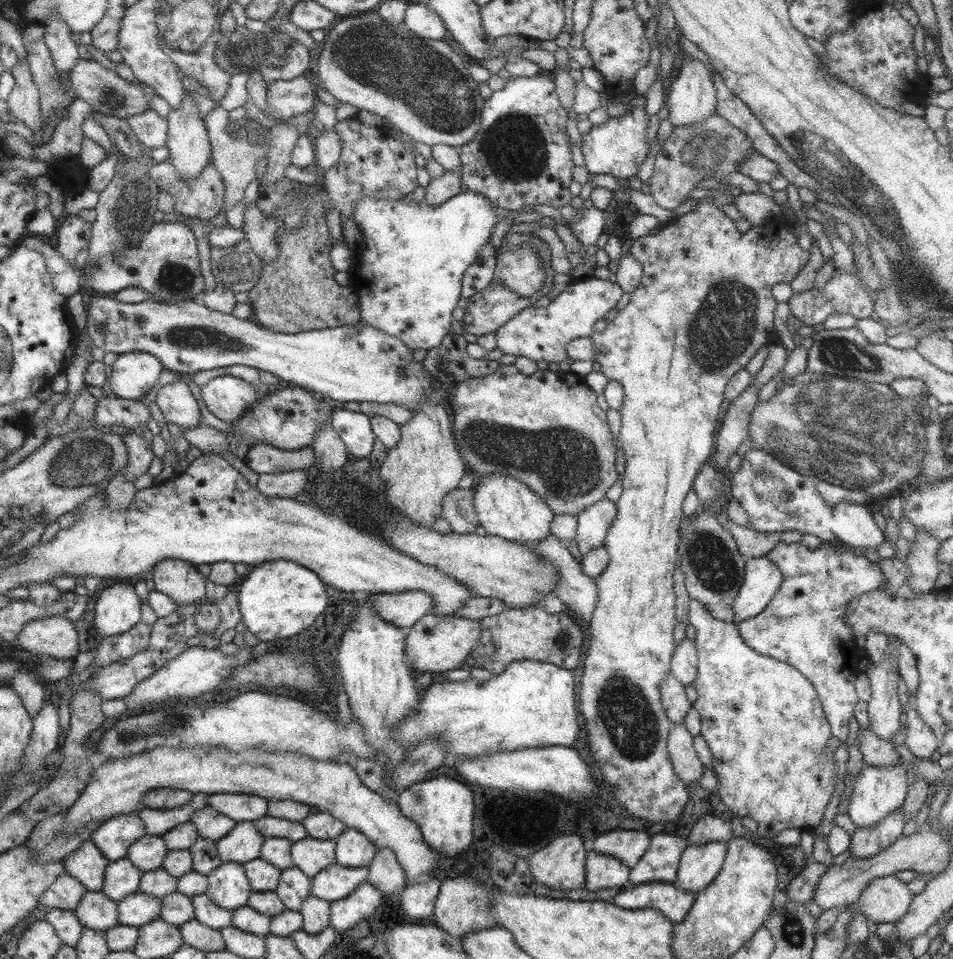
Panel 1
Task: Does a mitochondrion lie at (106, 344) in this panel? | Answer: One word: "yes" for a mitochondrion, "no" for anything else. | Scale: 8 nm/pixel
no

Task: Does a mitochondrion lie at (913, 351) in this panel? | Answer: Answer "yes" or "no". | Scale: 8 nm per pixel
no

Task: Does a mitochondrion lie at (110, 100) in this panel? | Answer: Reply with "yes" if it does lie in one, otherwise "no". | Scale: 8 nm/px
yes

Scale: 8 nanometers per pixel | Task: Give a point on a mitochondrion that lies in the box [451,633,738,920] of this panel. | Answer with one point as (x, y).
(633, 725)

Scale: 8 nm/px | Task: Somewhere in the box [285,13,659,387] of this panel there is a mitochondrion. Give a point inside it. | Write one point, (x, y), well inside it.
(426, 82)

